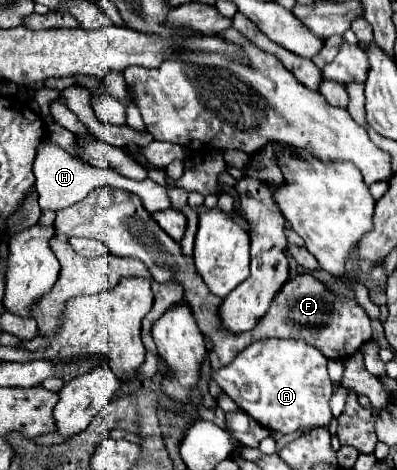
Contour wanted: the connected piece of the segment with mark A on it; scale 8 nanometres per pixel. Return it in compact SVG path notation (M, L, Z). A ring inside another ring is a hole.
M259 340L247 346L233 364L213 372L213 380L233 402L267 430L293 434L305 426L329 426L333 420L329 396L334 392L327 376L327 358L307 342ZM281 362L289 362L281 368Z

